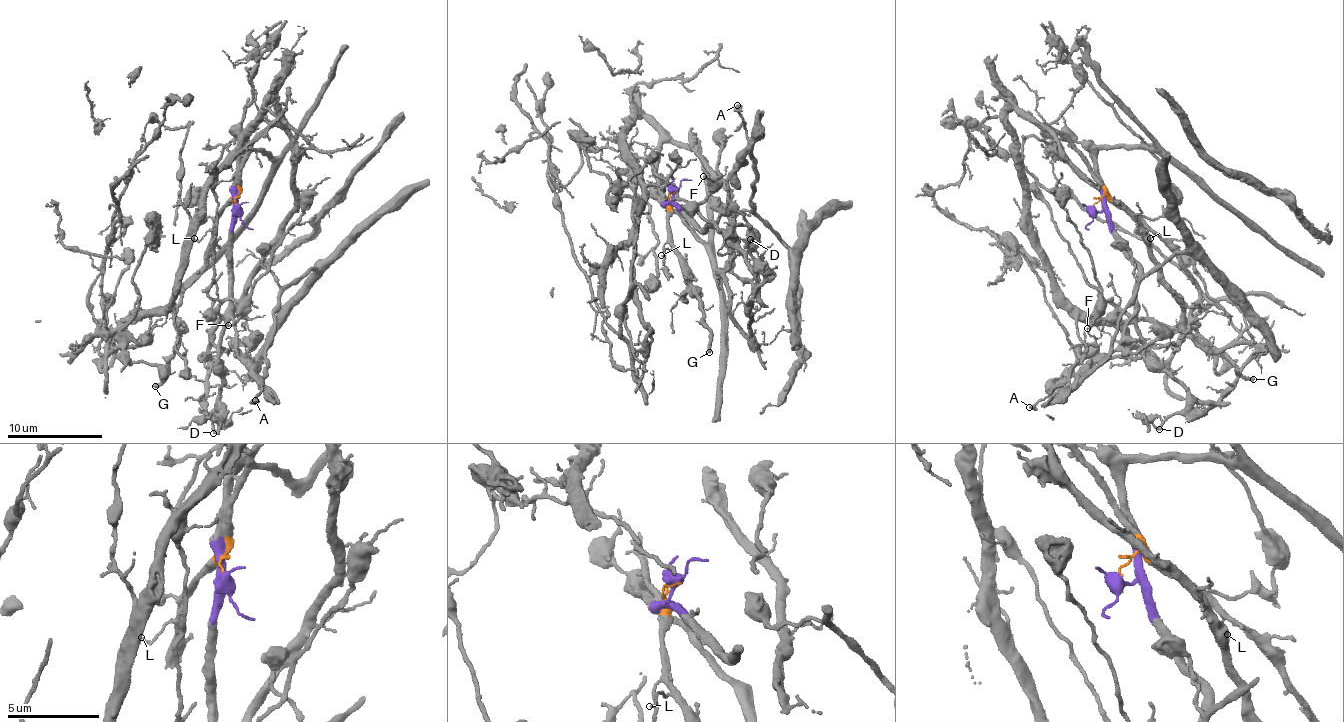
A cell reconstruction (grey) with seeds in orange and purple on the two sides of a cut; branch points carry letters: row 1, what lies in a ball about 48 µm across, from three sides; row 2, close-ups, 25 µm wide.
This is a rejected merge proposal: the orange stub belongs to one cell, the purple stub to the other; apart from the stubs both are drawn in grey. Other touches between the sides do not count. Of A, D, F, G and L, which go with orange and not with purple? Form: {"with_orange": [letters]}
{"with_orange": ["G", "L"]}

